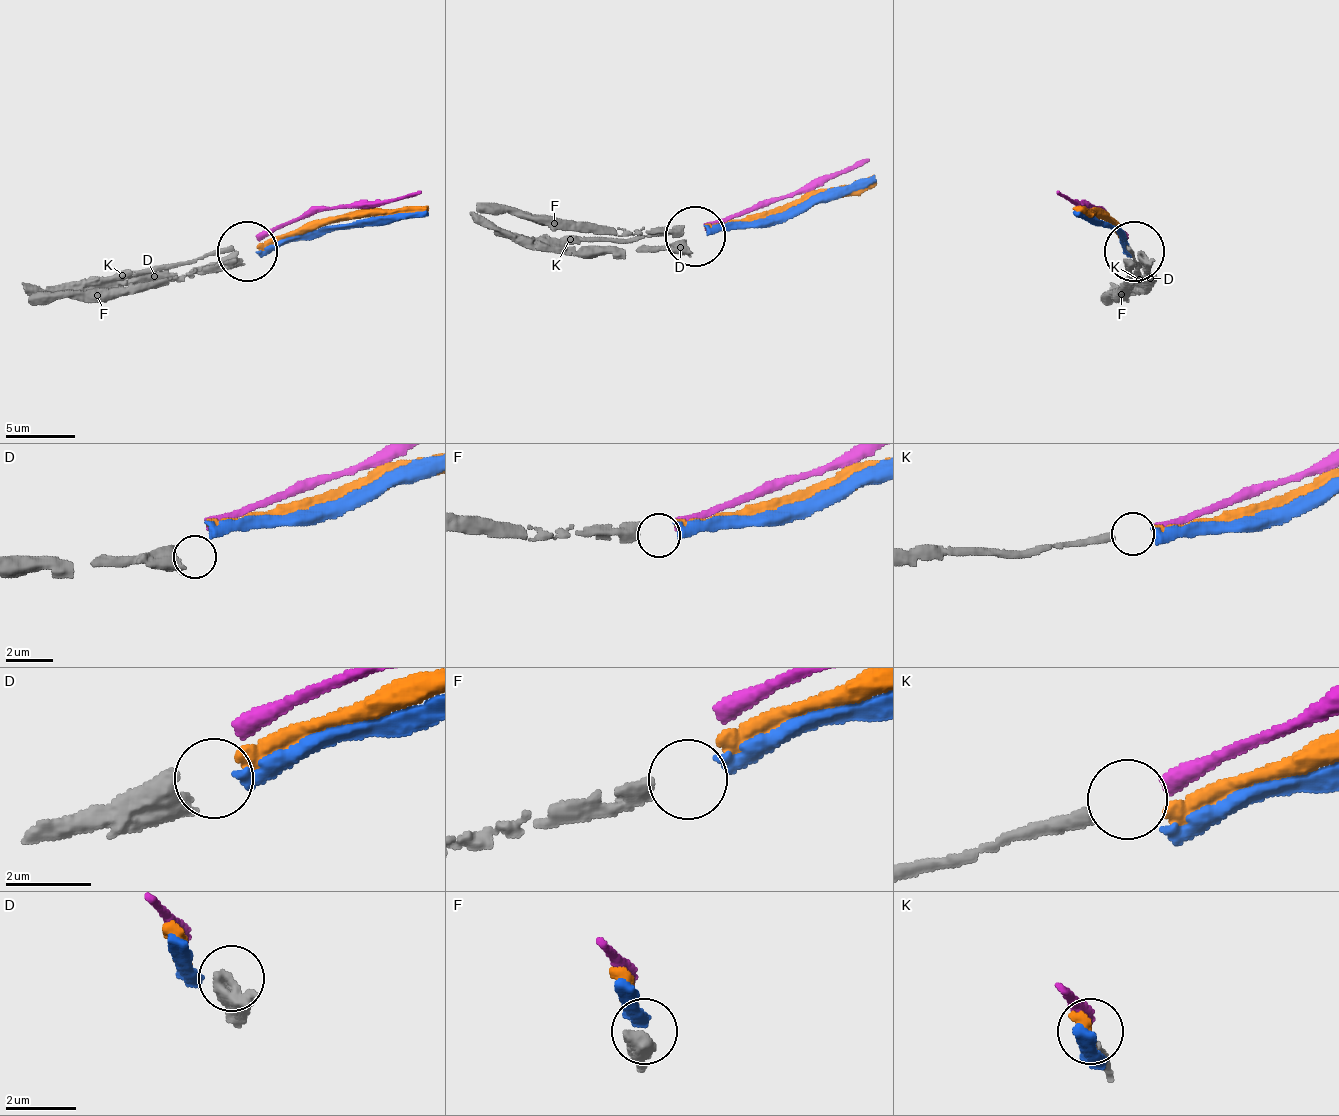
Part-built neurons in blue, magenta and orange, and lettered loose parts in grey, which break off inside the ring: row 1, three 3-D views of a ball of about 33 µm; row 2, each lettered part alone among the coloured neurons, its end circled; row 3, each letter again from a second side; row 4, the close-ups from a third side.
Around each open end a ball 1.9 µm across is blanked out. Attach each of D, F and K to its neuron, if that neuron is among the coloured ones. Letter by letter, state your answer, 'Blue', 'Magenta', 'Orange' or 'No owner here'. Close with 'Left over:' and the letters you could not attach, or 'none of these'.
D: No owner here
F: Blue
K: Magenta
Left over: D

